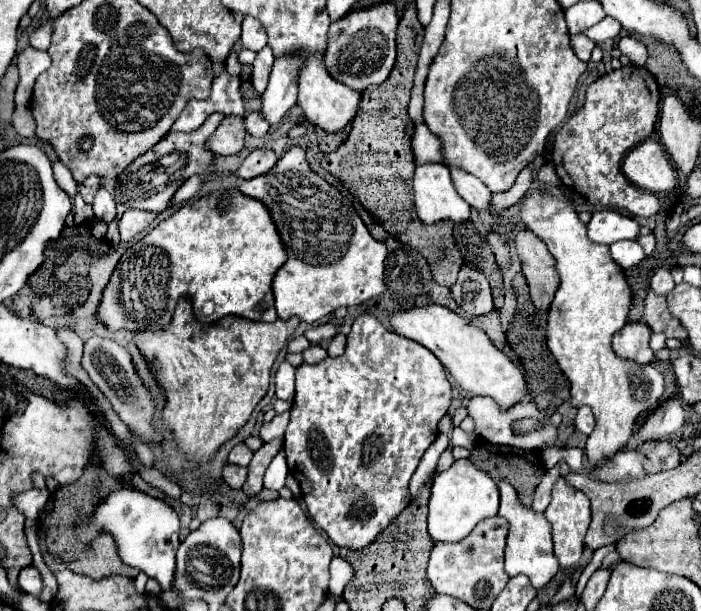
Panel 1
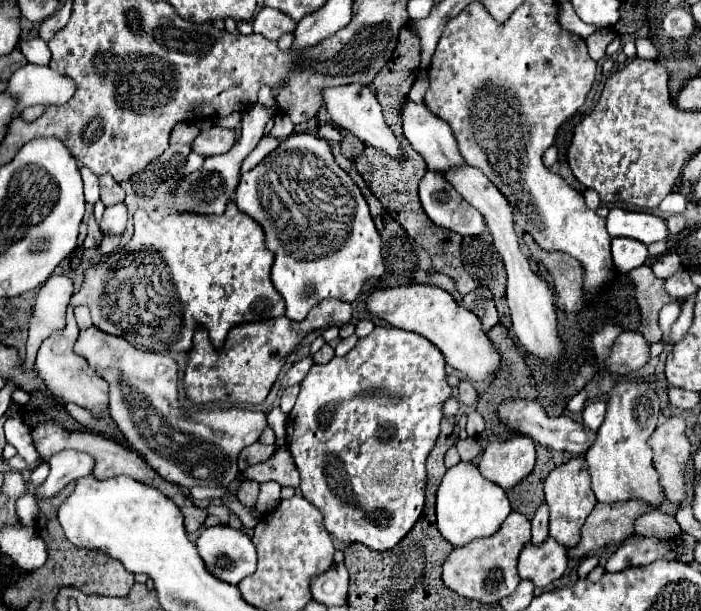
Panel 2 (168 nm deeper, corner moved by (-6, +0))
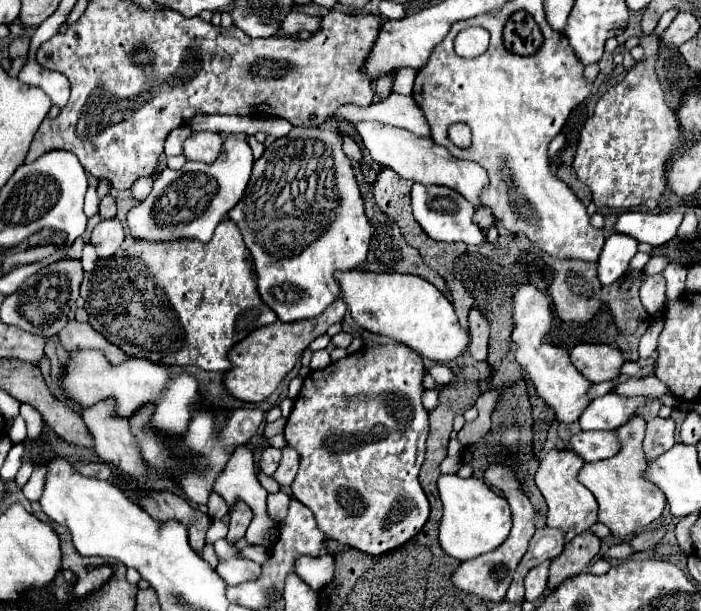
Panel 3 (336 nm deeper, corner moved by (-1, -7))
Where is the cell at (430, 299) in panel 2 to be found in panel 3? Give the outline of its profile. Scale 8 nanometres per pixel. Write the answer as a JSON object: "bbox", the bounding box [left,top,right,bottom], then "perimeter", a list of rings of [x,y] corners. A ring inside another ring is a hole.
{"bbox":[335,271,469,363],"perimeter":[[[335,271],[343,299],[351,317],[363,329],[385,335],[417,351],[419,355],[447,363],[461,357],[469,345],[469,335],[459,327],[453,305],[447,297],[425,279],[411,273],[373,273],[373,271]]]}

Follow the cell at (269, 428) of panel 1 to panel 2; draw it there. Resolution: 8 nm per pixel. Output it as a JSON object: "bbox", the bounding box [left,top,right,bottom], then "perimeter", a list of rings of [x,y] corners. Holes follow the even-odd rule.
{"bbox":[74,328,268,488],"perimeter":[[[88,328],[82,330],[78,336],[78,342],[74,350],[84,356],[90,364],[90,368],[104,378],[110,384],[110,412],[116,424],[120,426],[122,434],[130,442],[130,446],[144,456],[144,460],[160,472],[166,480],[174,480],[176,484],[184,488],[192,486],[212,486],[212,488],[228,488],[232,480],[238,476],[238,454],[242,448],[258,442],[260,434],[268,426],[266,414],[264,412],[252,412],[252,410],[214,410],[214,412],[198,412],[192,416],[180,416],[176,412],[178,406],[178,376],[176,372],[176,362],[168,356],[154,354],[154,352],[144,352],[134,348],[128,340],[122,340],[120,336],[106,334],[98,328]]]}

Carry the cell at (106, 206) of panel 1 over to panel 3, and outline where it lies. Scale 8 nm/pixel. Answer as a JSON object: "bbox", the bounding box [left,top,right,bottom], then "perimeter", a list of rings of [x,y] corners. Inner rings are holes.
{"bbox":[91,219,125,259],"perimeter":[[[119,219],[101,221],[91,233],[91,245],[97,249],[97,255],[101,259],[111,257],[121,247],[123,239],[125,239],[125,229],[119,223]]]}

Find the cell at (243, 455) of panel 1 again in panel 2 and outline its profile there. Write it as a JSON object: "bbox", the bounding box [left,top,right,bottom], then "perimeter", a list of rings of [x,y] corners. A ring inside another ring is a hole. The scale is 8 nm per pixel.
{"bbox":[238,442,274,470],"perimeter":[[[254,442],[254,444],[250,444],[246,450],[240,452],[238,468],[244,470],[244,468],[248,468],[250,464],[258,464],[258,462],[262,462],[262,460],[268,460],[272,454],[274,454],[274,446],[264,446],[264,444],[260,444],[260,442]]]}

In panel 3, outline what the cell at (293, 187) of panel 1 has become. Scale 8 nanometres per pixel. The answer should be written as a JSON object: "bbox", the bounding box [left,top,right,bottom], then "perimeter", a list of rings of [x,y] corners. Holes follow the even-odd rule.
{"bbox":[227,127,371,321],"perimeter":[[[293,127],[289,135],[267,145],[265,153],[253,165],[251,181],[241,203],[227,213],[227,219],[231,219],[243,233],[257,275],[259,297],[281,321],[311,319],[325,311],[325,307],[339,297],[333,273],[361,267],[371,241],[371,225],[365,217],[363,197],[351,159],[343,153],[343,133],[337,129]]]}

